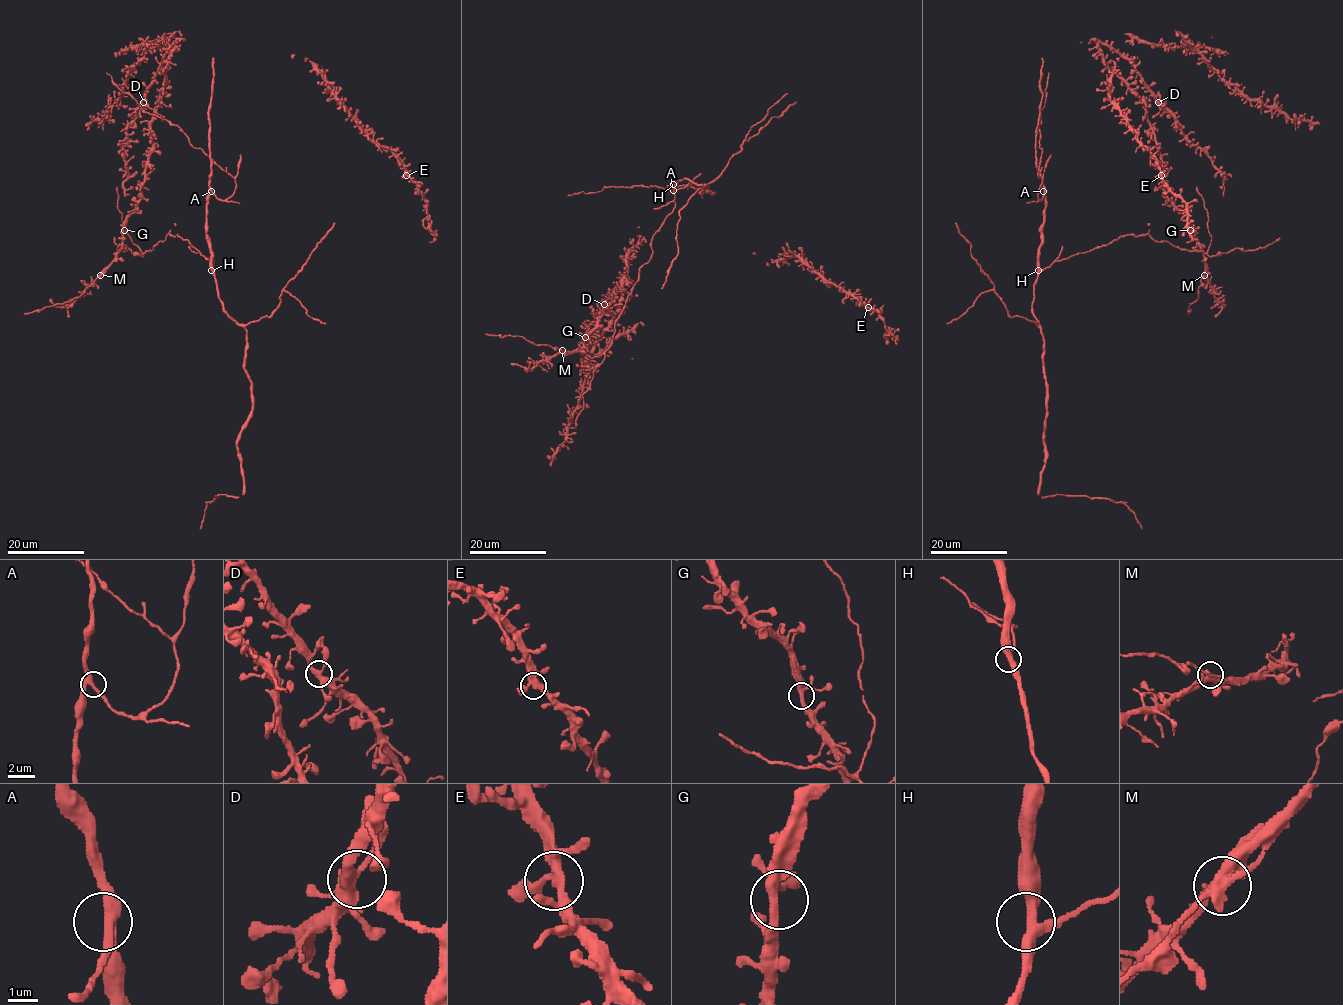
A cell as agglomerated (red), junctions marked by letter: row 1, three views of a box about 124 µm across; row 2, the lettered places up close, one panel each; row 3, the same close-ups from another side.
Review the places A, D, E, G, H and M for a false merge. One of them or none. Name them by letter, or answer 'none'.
M

